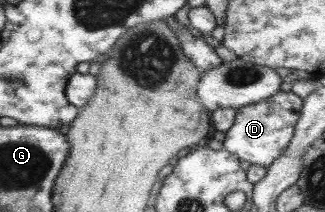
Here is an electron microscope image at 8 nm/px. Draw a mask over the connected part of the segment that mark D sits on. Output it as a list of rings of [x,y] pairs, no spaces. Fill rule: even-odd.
[[[277,90],[275,95],[257,101],[249,106],[235,108],[233,126],[225,131],[223,149],[237,157],[239,161],[246,161],[251,165],[259,165],[267,169],[275,159],[278,159],[294,133],[299,119],[302,99],[291,91]]]

